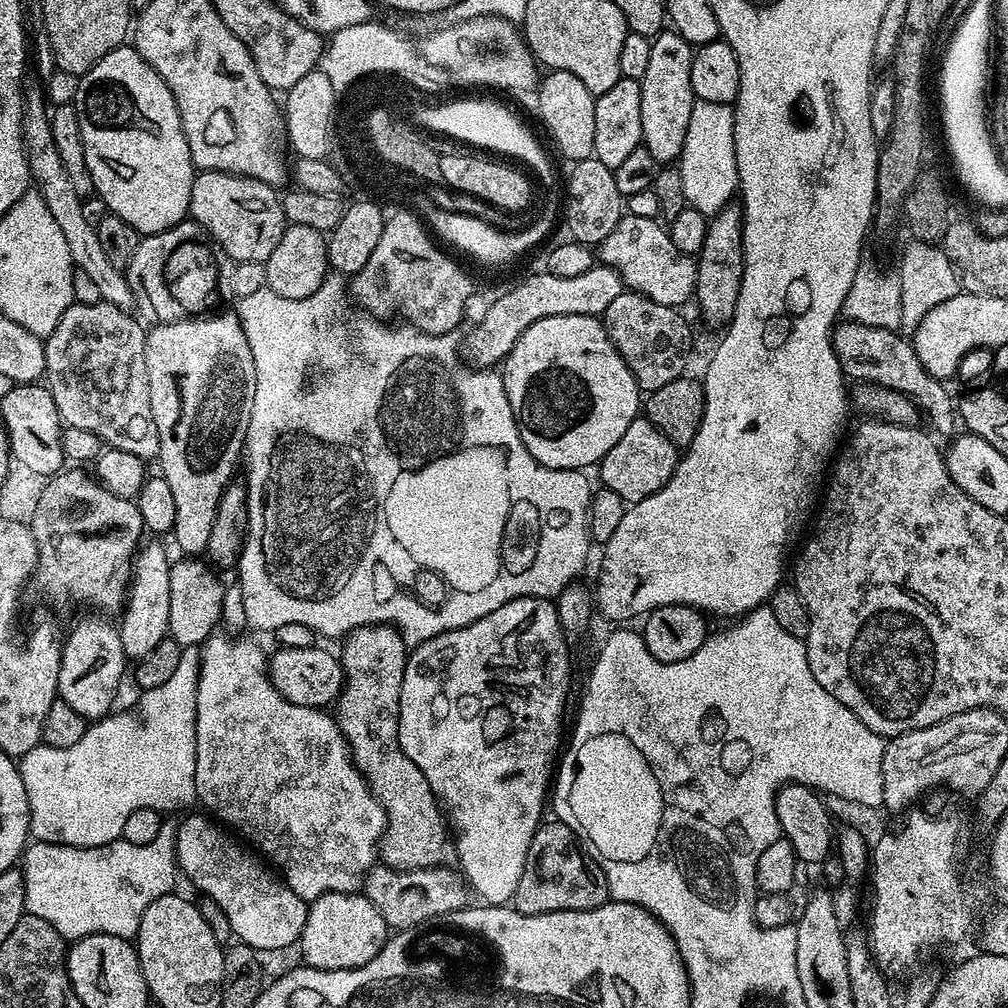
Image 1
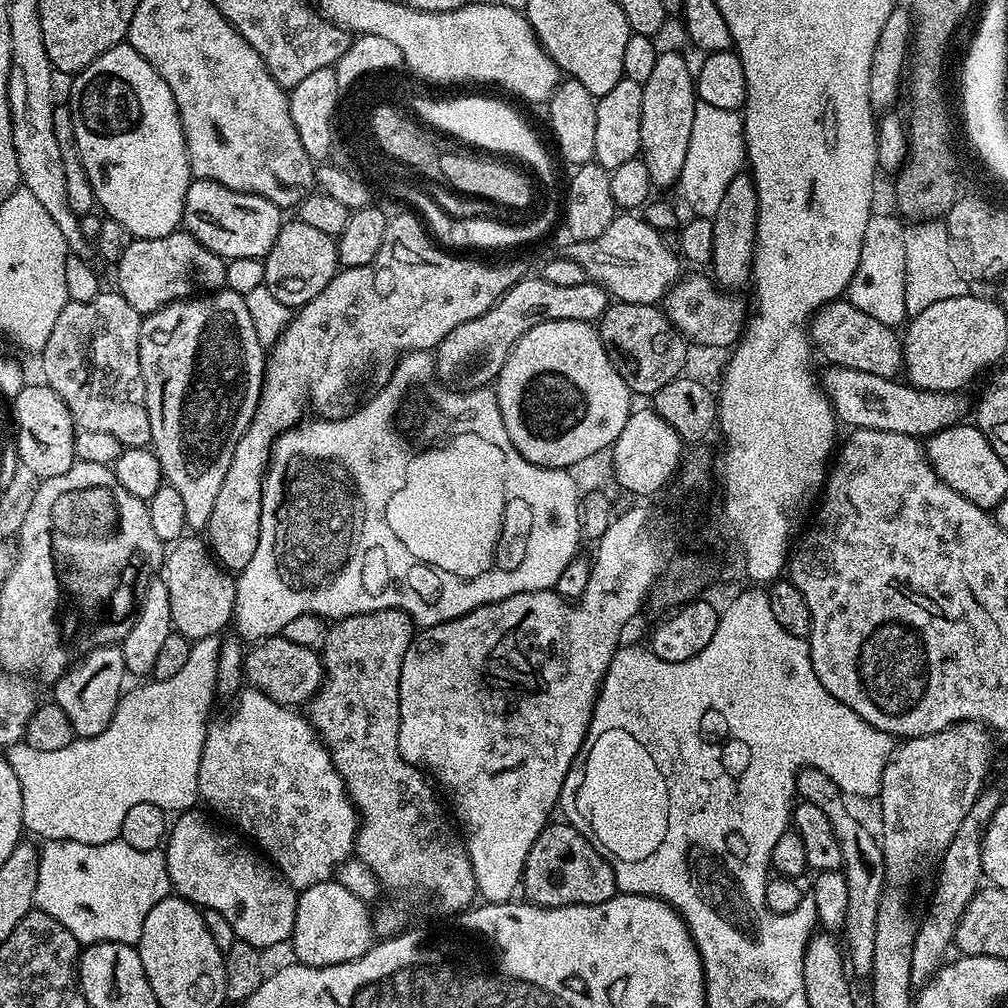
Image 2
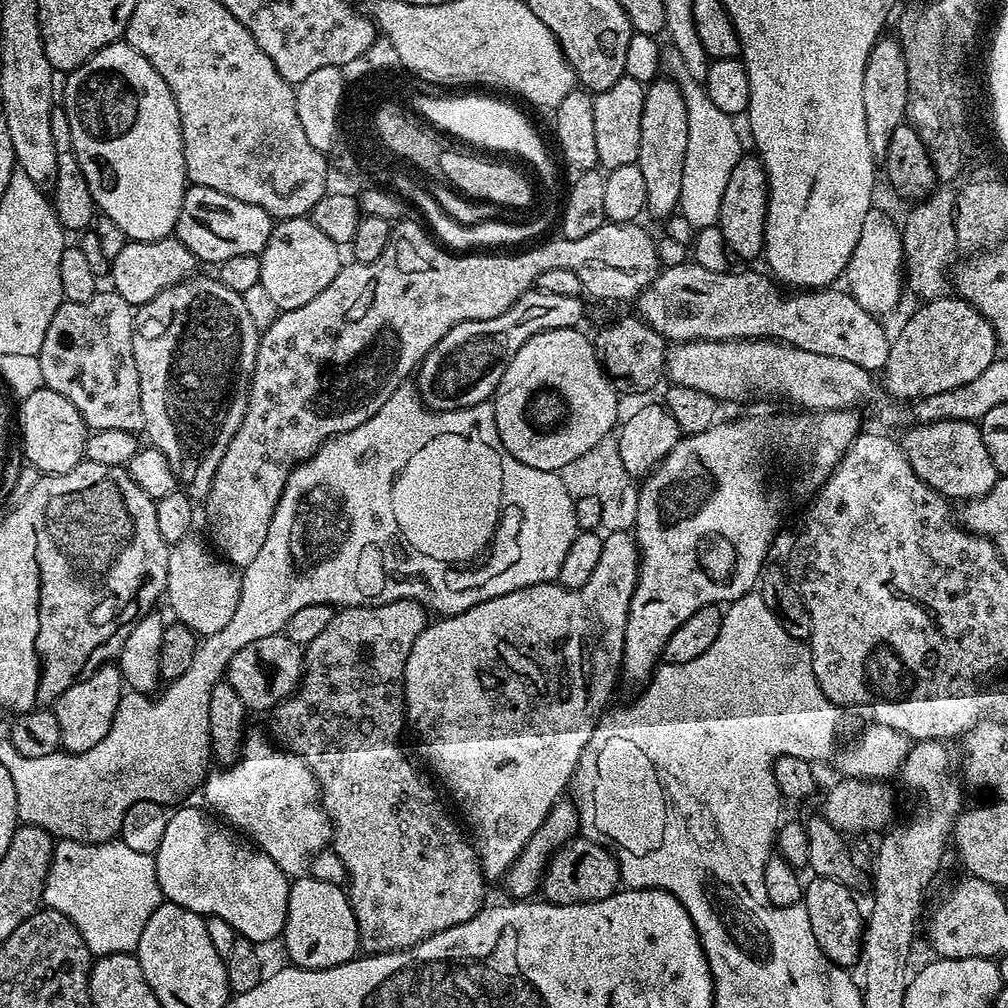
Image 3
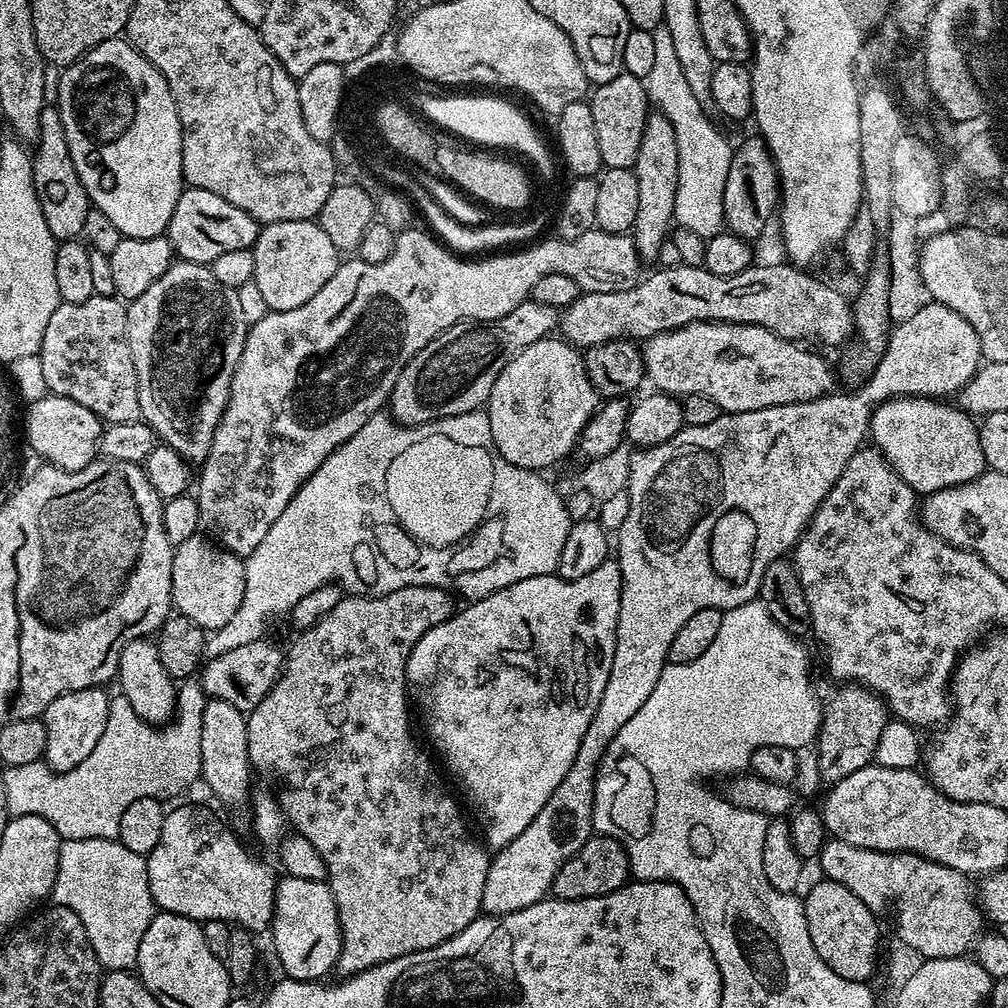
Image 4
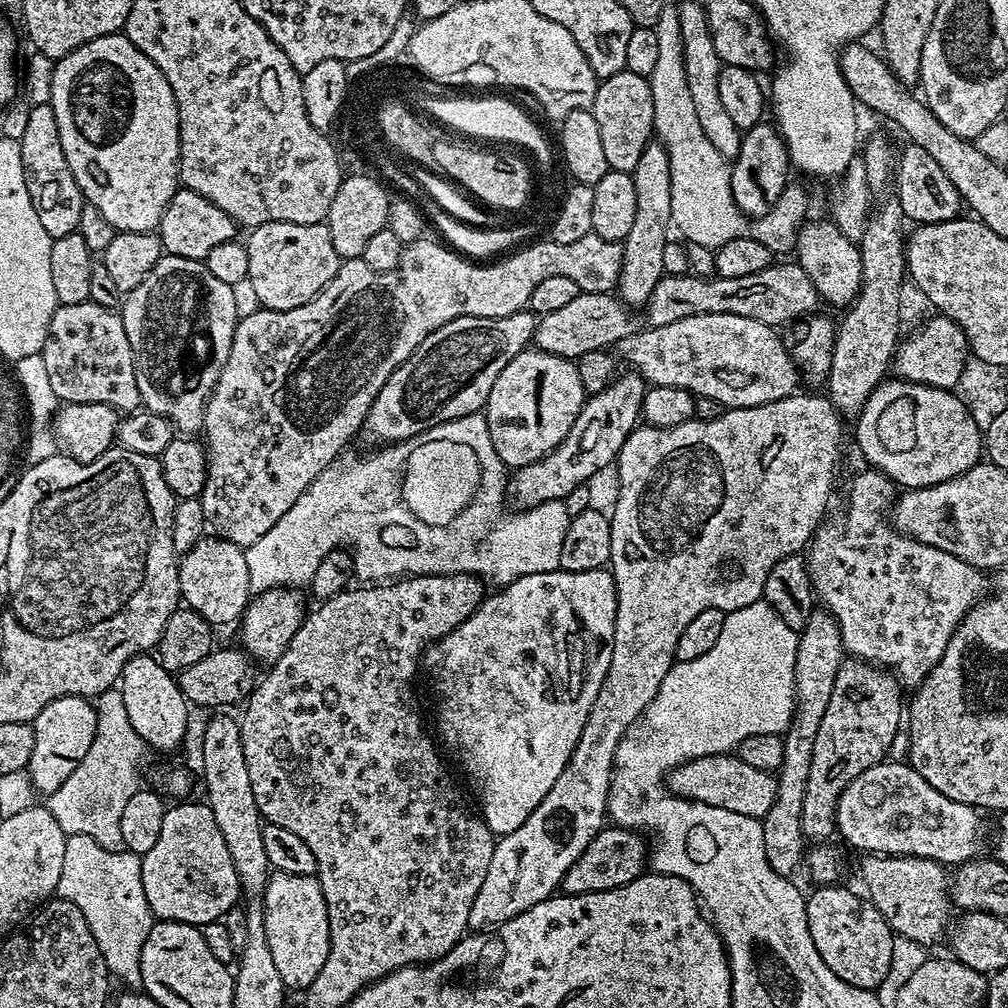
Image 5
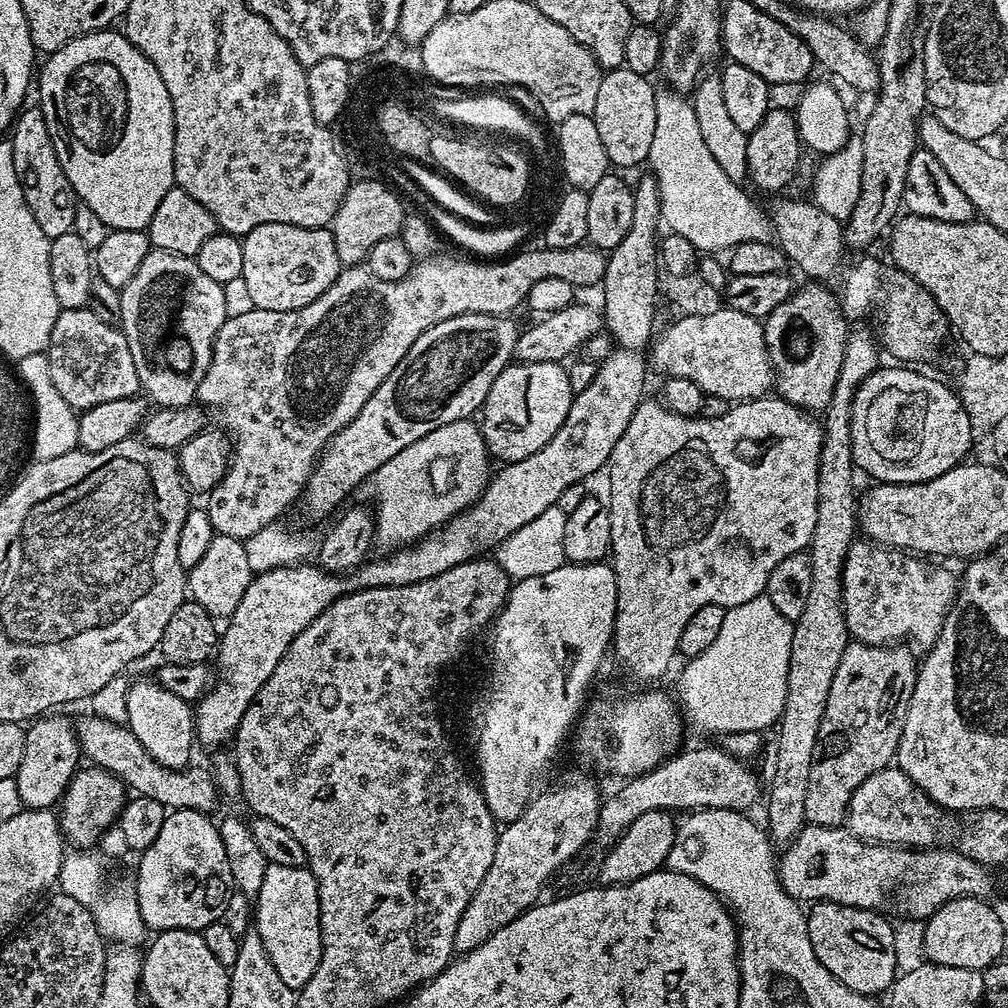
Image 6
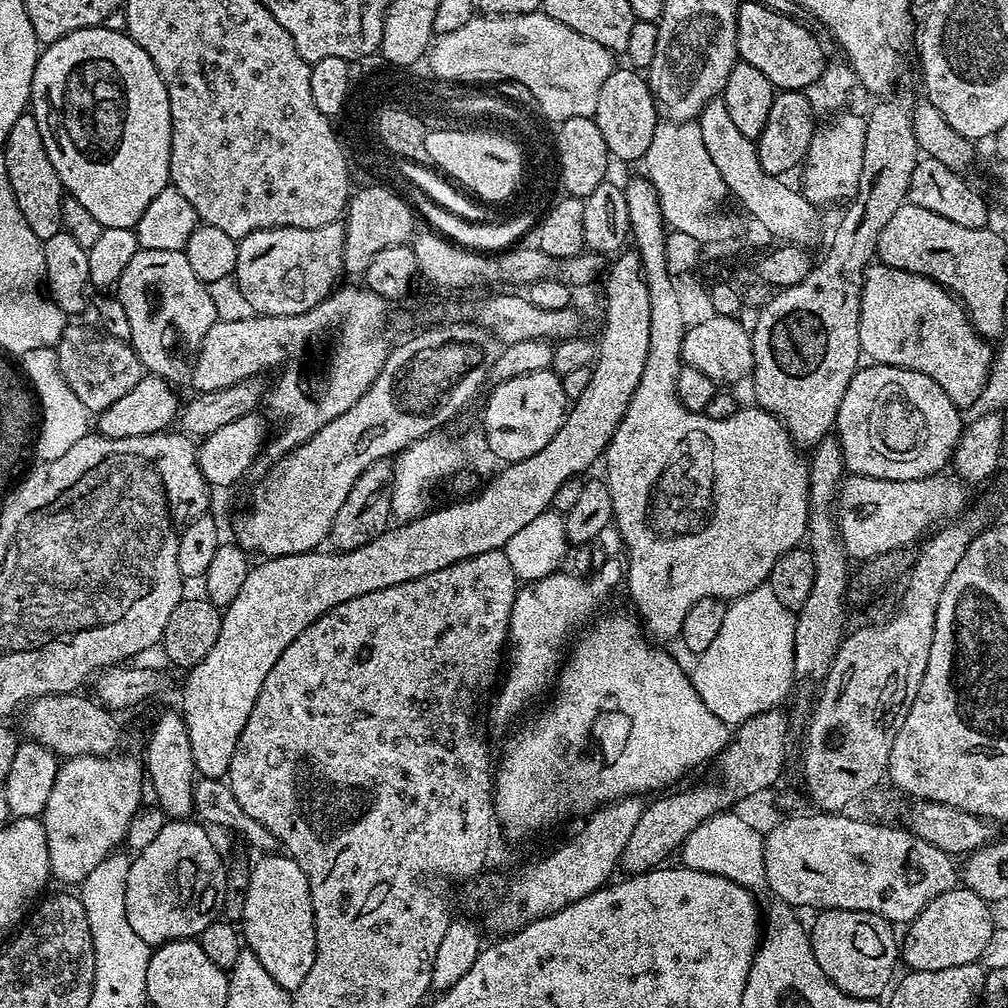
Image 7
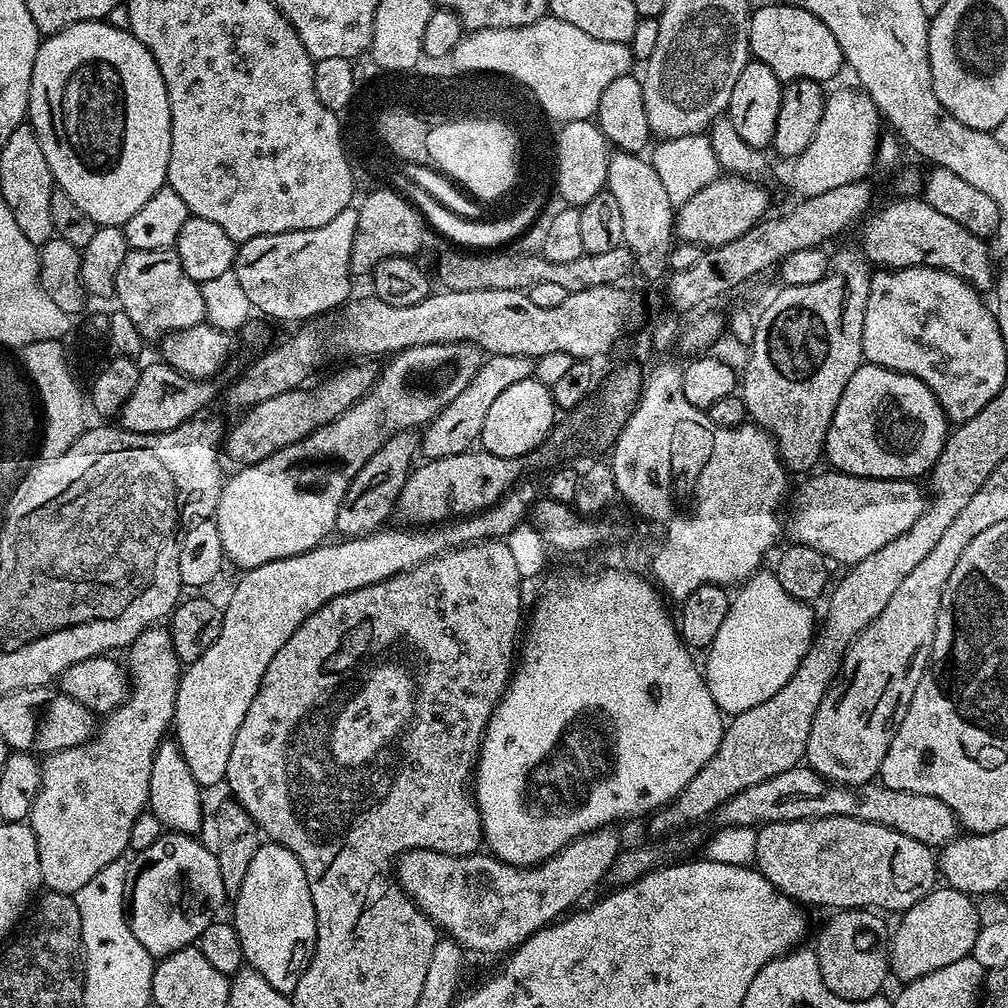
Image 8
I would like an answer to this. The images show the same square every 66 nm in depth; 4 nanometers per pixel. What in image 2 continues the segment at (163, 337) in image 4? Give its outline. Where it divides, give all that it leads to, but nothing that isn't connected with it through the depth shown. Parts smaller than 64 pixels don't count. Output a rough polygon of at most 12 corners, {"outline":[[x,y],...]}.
{"outline":[[244,297],[140,321],[150,445],[207,529],[264,385]]}

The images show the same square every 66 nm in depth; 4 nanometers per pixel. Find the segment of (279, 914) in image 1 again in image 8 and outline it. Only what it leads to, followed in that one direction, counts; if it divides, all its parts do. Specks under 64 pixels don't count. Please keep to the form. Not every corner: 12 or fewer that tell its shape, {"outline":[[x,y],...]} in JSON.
{"outline":[[165,831],[128,860],[128,925],[154,958],[226,903],[215,851]]}

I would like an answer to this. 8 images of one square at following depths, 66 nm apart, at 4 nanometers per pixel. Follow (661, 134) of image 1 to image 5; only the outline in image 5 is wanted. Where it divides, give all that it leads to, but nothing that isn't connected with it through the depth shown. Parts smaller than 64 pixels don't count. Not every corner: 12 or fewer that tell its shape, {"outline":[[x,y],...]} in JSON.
{"outline":[[648,144],[631,174],[638,203],[622,242],[618,296],[647,305],[665,275],[670,158]]}

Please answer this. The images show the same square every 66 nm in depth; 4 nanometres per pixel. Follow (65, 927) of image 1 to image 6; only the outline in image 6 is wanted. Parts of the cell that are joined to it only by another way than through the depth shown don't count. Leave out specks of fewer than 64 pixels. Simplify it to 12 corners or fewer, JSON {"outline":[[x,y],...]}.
{"outline":[[88,850],[65,855],[59,891],[90,910],[116,946],[139,945],[146,929],[135,883],[108,881]]}

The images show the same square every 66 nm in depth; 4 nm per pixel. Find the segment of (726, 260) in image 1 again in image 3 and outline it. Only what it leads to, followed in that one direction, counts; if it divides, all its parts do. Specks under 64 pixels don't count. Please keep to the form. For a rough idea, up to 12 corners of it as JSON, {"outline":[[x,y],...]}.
{"outline":[[741,155],[718,226],[733,257],[764,251],[768,175]]}

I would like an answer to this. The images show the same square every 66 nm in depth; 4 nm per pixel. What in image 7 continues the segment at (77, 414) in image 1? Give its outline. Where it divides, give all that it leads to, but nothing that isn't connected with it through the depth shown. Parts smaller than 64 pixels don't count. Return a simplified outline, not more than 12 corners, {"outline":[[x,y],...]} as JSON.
{"outline":[[65,323],[58,370],[99,414],[146,375],[131,343]]}

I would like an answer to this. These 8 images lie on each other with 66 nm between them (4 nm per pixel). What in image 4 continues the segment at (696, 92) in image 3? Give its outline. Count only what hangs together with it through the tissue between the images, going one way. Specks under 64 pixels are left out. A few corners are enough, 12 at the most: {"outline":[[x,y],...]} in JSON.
{"outline":[[652,33],[649,101],[678,138],[675,223],[725,227],[733,145],[682,74],[674,38]]}

